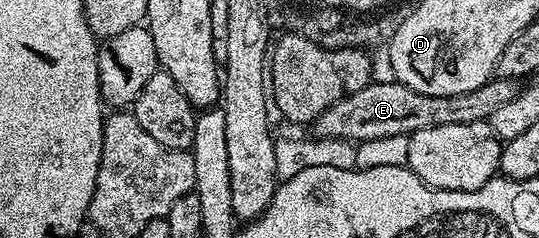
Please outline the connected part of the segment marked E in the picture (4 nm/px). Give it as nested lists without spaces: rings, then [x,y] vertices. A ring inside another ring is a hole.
[[[494,76],[483,83],[483,87],[475,87],[475,91],[463,91],[463,95],[419,95],[419,91],[411,91],[411,87],[400,85],[396,80],[389,83],[373,81],[359,91],[342,97],[327,111],[323,111],[323,115],[312,122],[311,129],[314,129],[318,138],[347,140],[352,143],[408,137],[410,133],[423,131],[427,127],[488,121],[491,111],[496,111],[503,107],[503,103],[515,99],[518,88],[518,82]]]

